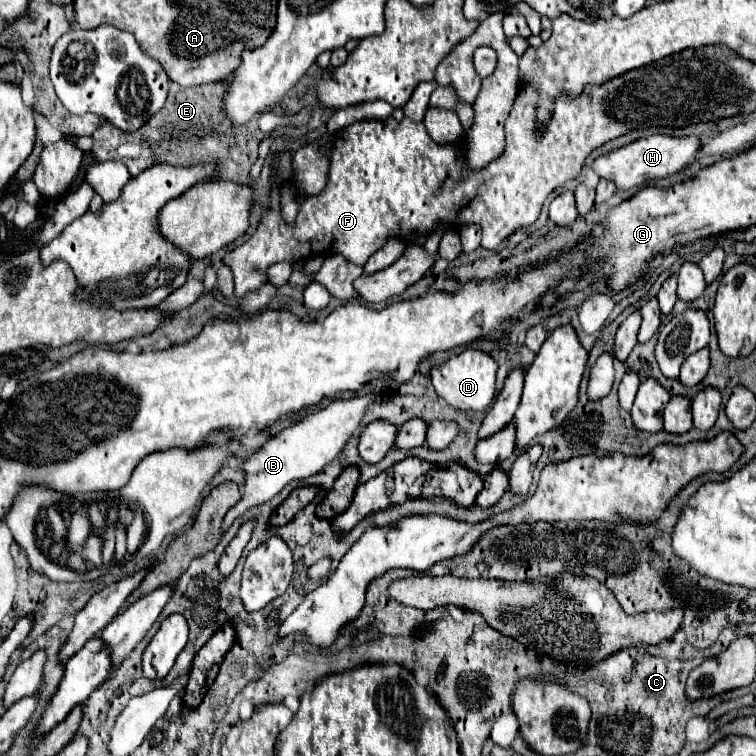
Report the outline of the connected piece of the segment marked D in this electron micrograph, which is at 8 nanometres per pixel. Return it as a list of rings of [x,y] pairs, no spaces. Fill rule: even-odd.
[[[467,349],[445,361],[441,367],[431,369],[431,381],[437,395],[459,411],[487,409],[495,395],[495,375],[497,375],[497,361],[479,349]]]

